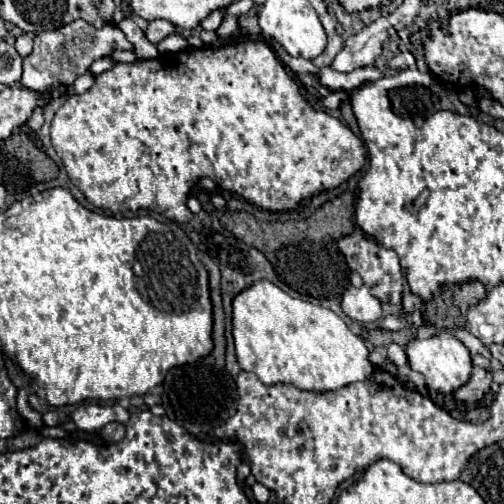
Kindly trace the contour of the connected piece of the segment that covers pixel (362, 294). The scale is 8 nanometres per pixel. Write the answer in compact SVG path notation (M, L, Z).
M350 286L342 296L342 310L356 322L374 322L382 316L382 304L368 286Z

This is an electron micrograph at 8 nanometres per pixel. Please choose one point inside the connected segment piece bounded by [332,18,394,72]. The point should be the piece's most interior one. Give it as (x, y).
(362, 49)

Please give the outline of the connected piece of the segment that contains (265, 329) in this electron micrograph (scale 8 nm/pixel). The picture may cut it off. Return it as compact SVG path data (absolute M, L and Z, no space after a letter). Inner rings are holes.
M256 280L236 294L232 300L232 336L236 346L236 358L242 370L254 372L264 384L294 384L302 390L336 390L356 380L372 378L374 364L368 362L368 348L360 336L356 336L344 320L324 306L316 306L298 298L288 296L284 290L274 286L268 280Z

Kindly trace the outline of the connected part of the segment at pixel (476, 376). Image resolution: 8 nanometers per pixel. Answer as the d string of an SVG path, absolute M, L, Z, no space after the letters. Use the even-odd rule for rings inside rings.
M474 366L468 384L464 384L464 388L458 388L454 392L454 400L476 402L490 390L490 384L492 384L492 374L480 366Z

